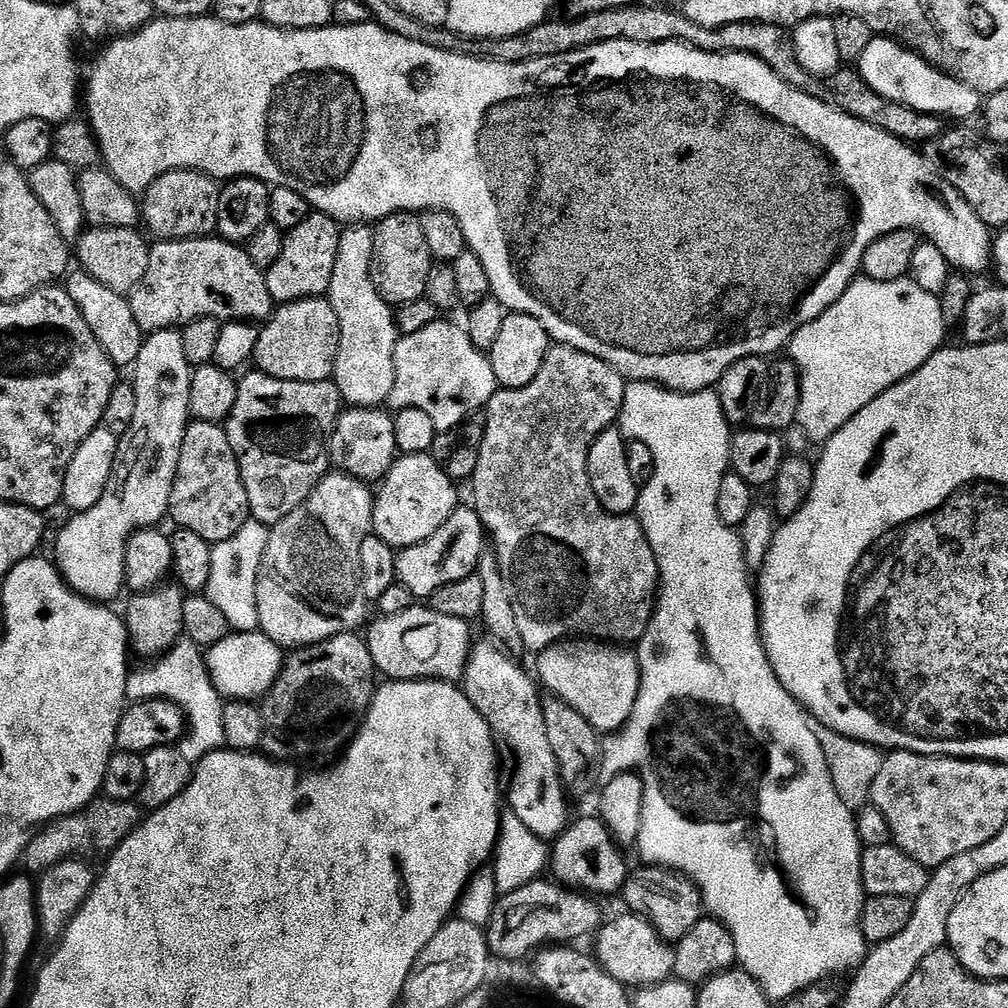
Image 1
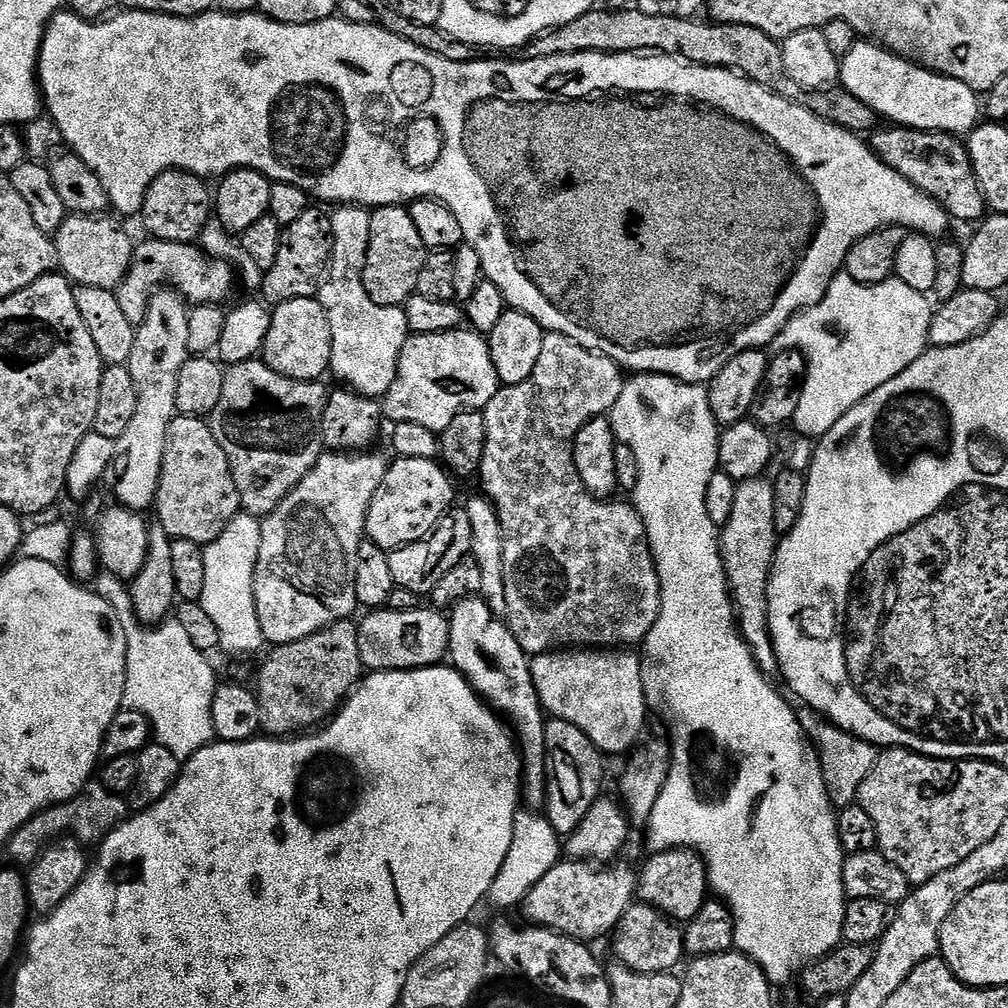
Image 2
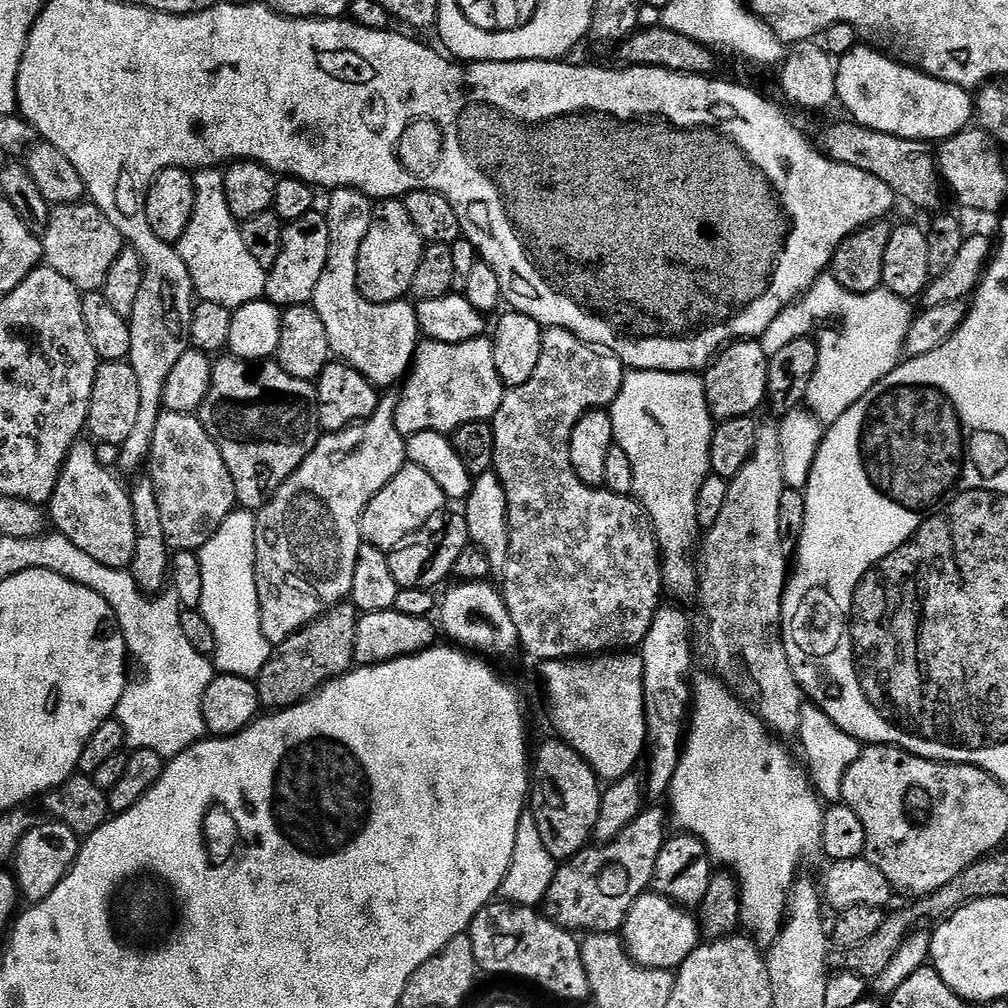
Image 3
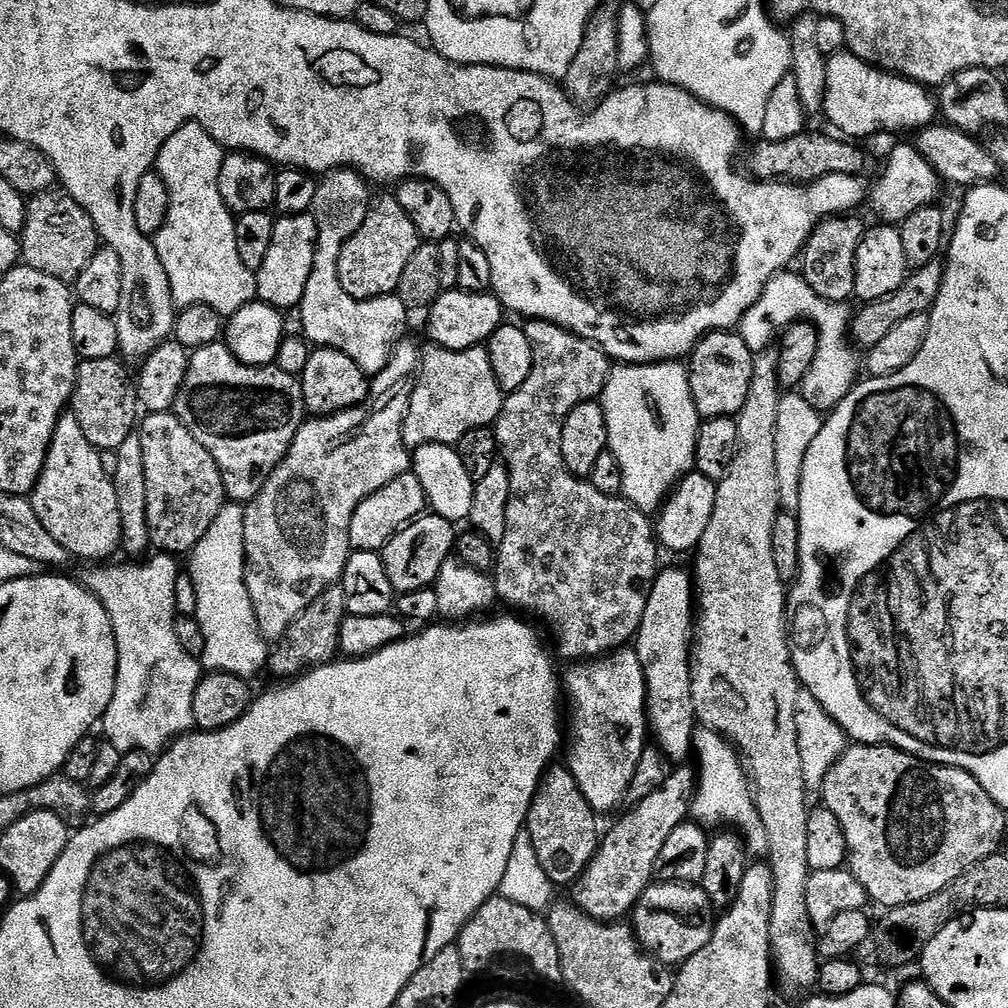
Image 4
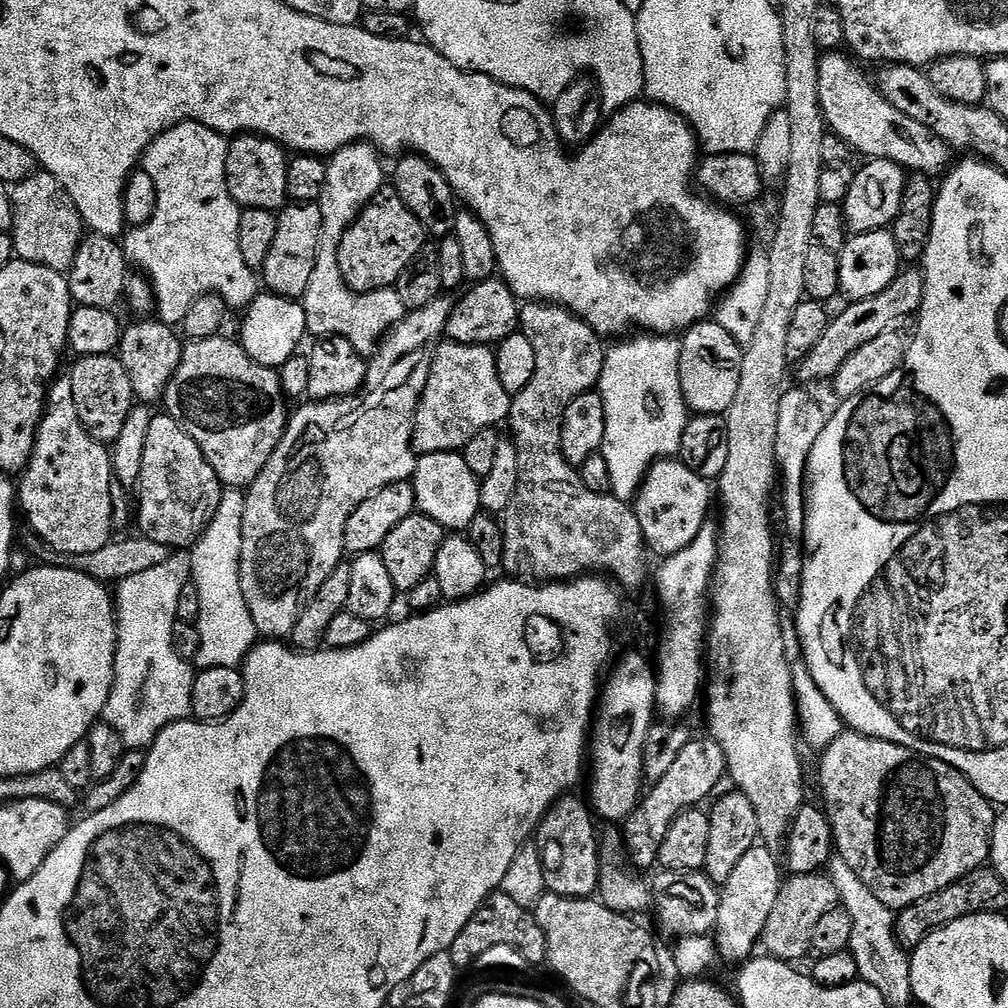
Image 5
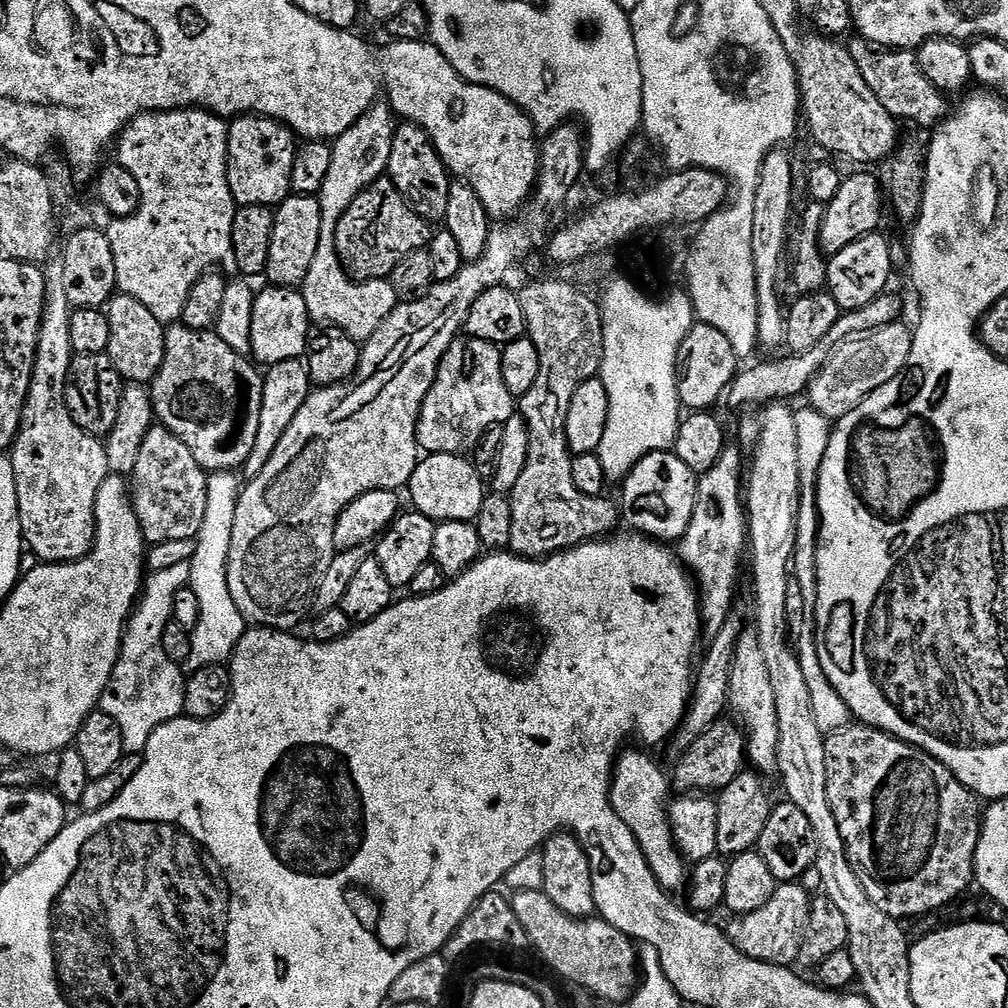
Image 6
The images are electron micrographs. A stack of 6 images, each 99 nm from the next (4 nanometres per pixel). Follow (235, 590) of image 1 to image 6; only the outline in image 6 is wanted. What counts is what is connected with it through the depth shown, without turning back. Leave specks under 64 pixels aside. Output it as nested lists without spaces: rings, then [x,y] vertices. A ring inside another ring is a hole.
[[[214,472],[208,478],[208,505],[202,530],[196,540],[196,553],[190,561],[192,565],[192,588],[198,596],[198,622],[192,629],[192,649],[186,668],[189,673],[206,667],[227,665],[236,653],[238,642],[244,637],[246,621],[234,606],[228,581],[228,559],[230,558],[230,538],[234,534],[234,514],[240,501],[242,480],[236,472]]]

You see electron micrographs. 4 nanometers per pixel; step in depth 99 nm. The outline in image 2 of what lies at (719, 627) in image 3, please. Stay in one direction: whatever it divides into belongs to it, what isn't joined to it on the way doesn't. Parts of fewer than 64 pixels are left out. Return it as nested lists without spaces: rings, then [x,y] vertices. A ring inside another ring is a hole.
[[[772,480],[743,481],[736,489],[734,510],[720,532],[720,557],[724,559],[724,573],[728,575],[728,591],[736,606],[740,635],[752,649],[756,665],[765,674],[775,673],[778,668],[772,634],[768,631],[768,579],[772,577],[777,543]]]

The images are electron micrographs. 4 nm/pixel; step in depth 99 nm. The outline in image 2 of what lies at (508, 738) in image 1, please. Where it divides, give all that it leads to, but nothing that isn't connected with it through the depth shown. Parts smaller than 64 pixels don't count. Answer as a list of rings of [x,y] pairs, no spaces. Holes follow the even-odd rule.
[[[480,596],[466,598],[450,609],[448,629],[450,642],[447,659],[451,667],[462,673],[476,695],[510,725],[522,757],[523,799],[529,800],[533,809],[543,809],[548,786],[546,713],[534,686],[528,653],[522,650],[522,646],[518,646],[518,638],[514,638],[507,623],[494,615]]]

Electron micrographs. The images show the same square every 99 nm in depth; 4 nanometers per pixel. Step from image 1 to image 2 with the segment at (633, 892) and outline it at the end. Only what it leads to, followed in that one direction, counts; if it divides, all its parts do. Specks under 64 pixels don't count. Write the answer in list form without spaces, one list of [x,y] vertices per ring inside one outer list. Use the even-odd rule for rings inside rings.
[[[669,848],[666,852],[652,852],[649,857],[644,869],[641,867],[636,877],[636,900],[658,910],[673,922],[689,922],[695,918],[704,904],[710,900],[708,867],[704,865],[703,858],[692,848]]]

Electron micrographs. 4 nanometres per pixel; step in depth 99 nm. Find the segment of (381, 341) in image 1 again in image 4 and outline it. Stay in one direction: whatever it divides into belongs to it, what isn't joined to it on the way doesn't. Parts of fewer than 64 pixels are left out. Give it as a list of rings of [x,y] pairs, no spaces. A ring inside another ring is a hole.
[[[333,170],[317,183],[311,210],[318,222],[314,270],[310,274],[310,282],[306,282],[306,294],[298,315],[304,327],[303,339],[309,345],[342,350],[342,354],[350,354],[350,358],[358,362],[365,374],[375,378],[390,362],[396,345],[405,339],[410,310],[395,294],[380,296],[376,300],[355,300],[342,290],[342,282],[338,278],[340,251],[348,239],[358,234],[358,226],[366,222],[368,207],[374,199],[371,190],[369,181],[355,170]]]

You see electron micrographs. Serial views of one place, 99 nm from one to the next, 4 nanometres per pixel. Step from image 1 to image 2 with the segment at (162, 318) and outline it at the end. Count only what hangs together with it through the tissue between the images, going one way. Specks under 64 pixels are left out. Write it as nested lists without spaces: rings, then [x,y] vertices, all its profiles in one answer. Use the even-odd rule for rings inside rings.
[[[144,238],[137,243],[133,250],[133,258],[129,264],[128,273],[115,288],[118,303],[130,322],[139,326],[144,320],[148,303],[152,301],[152,293],[163,289],[167,280],[173,280],[175,291],[184,294],[189,305],[218,304],[223,305],[224,299],[232,292],[232,287],[238,284],[238,276],[231,264],[220,260],[217,256],[209,256],[199,246],[189,247],[178,242],[153,240]],[[189,251],[189,252],[188,252]],[[188,280],[188,284],[187,284]],[[188,288],[188,296],[187,290]]]

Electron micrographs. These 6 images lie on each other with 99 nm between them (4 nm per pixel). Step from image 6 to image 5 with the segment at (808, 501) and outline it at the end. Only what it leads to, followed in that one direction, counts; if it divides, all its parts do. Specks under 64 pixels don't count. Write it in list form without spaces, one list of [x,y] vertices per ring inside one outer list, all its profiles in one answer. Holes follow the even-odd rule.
[[[791,387],[785,391],[778,416],[778,437],[775,442],[775,456],[781,478],[780,499],[784,508],[784,524],[789,537],[803,537],[807,506],[807,471],[810,452],[817,442],[819,434],[828,424],[828,412],[808,392]]]

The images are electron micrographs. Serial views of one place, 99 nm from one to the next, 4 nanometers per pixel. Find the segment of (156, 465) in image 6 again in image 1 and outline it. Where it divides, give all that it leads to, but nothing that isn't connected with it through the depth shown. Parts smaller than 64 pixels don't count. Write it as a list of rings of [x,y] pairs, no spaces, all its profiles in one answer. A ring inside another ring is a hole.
[[[192,420],[184,429],[178,466],[170,490],[168,516],[177,529],[193,531],[214,545],[234,538],[250,519],[246,486],[242,482],[240,463],[228,441],[228,433],[220,424]]]

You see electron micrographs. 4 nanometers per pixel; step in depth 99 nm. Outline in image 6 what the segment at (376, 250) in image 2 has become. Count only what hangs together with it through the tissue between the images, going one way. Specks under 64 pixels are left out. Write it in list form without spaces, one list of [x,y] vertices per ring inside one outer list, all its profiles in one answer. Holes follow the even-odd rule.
[[[381,178],[373,182],[342,214],[336,227],[336,253],[345,272],[357,282],[391,277],[394,266],[415,252],[429,247],[434,235],[428,221],[414,214],[412,207],[398,194],[394,182]]]

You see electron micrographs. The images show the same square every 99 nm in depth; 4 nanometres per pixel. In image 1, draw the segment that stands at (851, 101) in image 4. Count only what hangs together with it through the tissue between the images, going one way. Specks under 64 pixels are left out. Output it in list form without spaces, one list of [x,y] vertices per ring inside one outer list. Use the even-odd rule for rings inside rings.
[[[874,36],[856,61],[856,70],[875,93],[920,113],[964,122],[982,108],[981,93],[933,67],[924,57],[891,37]]]

